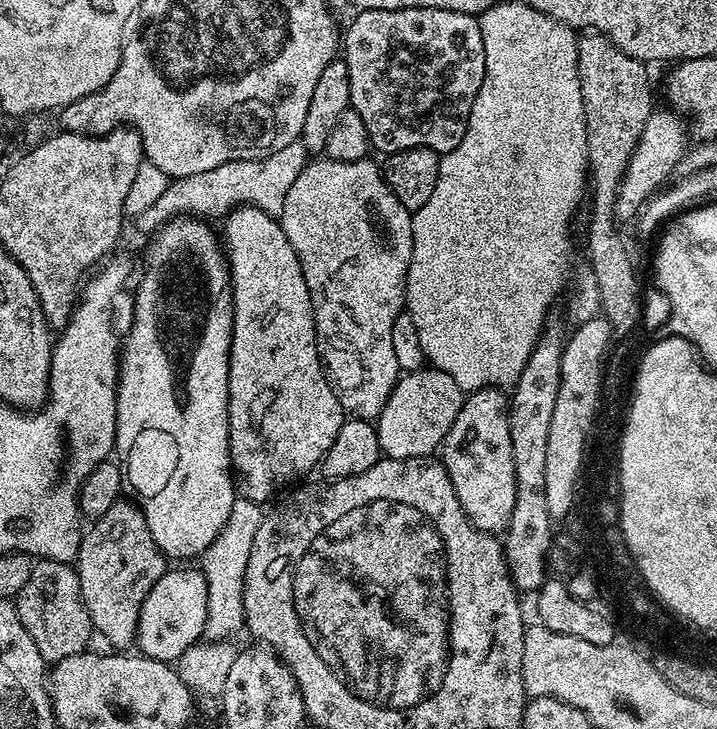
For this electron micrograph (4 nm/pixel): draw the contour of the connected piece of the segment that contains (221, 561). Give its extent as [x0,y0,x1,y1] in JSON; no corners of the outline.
[198,499,262,640]

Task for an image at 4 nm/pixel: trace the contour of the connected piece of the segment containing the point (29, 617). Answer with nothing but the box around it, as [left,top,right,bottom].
[14,558,94,661]

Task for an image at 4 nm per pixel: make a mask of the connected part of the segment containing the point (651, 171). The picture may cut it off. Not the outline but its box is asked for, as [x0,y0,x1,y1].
[617,107,689,221]

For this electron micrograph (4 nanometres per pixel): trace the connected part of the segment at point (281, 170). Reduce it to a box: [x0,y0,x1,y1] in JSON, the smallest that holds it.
[134,140,310,238]

